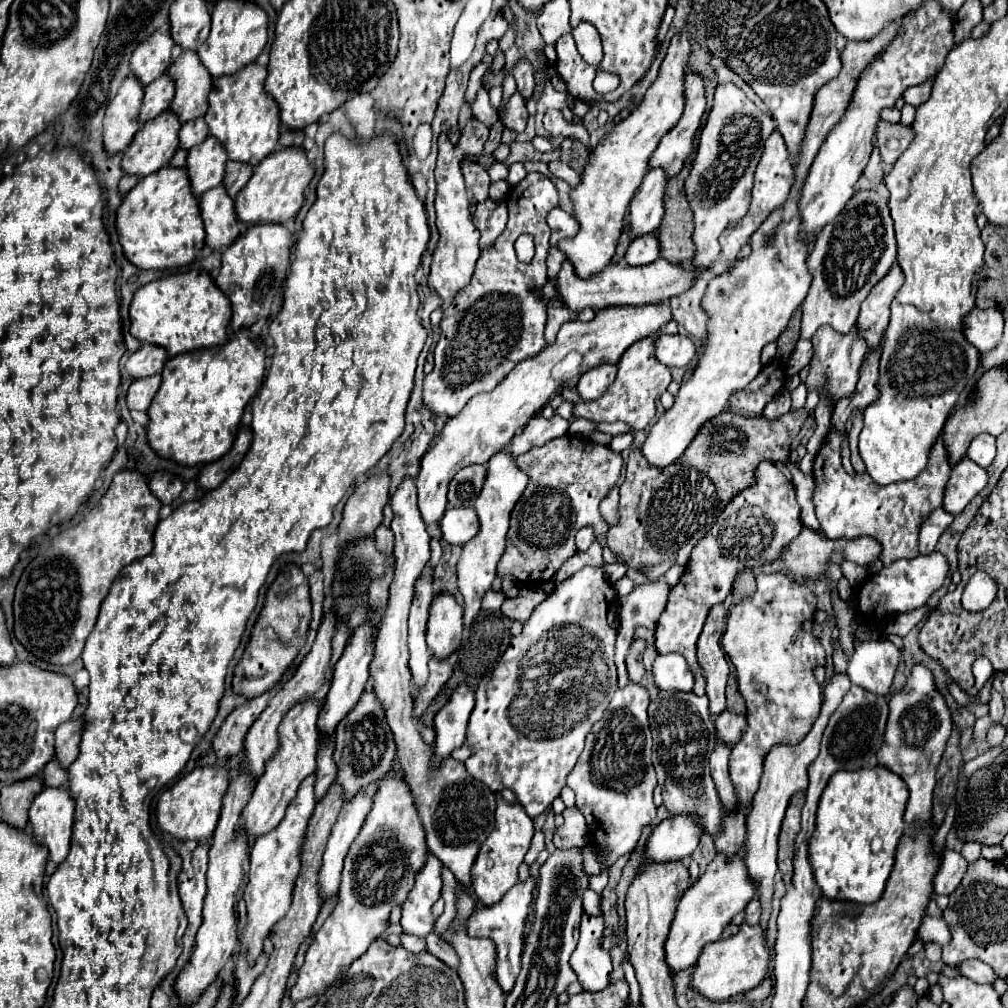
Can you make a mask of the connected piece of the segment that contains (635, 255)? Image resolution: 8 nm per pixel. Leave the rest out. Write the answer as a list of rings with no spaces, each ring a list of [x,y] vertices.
[[[647,233],[647,237],[635,237],[625,253],[625,259],[629,265],[649,265],[659,257],[659,239],[657,233]]]

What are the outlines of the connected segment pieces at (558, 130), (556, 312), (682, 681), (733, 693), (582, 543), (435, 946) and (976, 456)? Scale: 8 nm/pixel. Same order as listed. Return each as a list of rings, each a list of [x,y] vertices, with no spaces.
[[[549,109],[545,113],[545,119],[543,119],[543,125],[549,133],[549,139],[565,139],[565,137],[573,137],[577,141],[581,141],[585,145],[587,151],[593,151],[591,143],[589,143],[589,133],[583,125],[579,123],[565,123],[561,111],[557,109]]]
[[[553,307],[553,309],[549,309],[549,319],[547,319],[547,327],[545,327],[547,343],[555,341],[555,335],[559,331],[559,327],[563,323],[567,323],[569,319],[571,319],[571,313],[569,313],[567,307]]]
[[[677,653],[657,655],[657,659],[653,663],[653,677],[655,677],[655,683],[659,689],[691,691],[693,683],[695,683],[691,667]]]
[[[731,677],[727,683],[727,709],[733,713],[745,713],[745,701],[743,695],[737,689],[737,679]]]
[[[585,527],[577,533],[575,537],[575,545],[577,545],[577,553],[583,553],[589,549],[589,545],[595,541],[595,535],[593,535],[593,529],[591,527]]]
[[[429,933],[429,937],[425,937],[425,943],[427,943],[427,951],[431,951],[437,959],[445,961],[451,969],[457,969],[459,963],[457,963],[457,953],[455,953],[455,949],[453,949],[451,945],[443,943],[439,935]]]
[[[979,435],[971,441],[967,457],[981,467],[989,467],[995,457],[995,437],[993,435]]]

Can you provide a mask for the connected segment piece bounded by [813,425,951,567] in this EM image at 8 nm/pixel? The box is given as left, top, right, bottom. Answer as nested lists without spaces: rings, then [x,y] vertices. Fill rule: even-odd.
[[[831,425],[813,461],[813,477],[815,477],[813,503],[825,537],[829,539],[843,539],[843,537],[853,539],[861,535],[875,537],[883,545],[881,561],[885,567],[905,557],[907,559],[917,557],[921,523],[931,515],[931,511],[943,505],[943,491],[951,473],[941,437],[939,441],[935,441],[935,447],[931,449],[929,469],[925,469],[923,473],[919,473],[919,477],[911,481],[901,481],[887,487],[875,485],[871,477],[851,477],[845,473],[841,463],[841,443],[845,439],[847,433]]]

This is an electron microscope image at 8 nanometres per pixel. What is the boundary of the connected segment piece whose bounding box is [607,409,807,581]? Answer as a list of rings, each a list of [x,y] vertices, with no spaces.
[[[801,409],[799,413],[787,413],[775,421],[767,421],[765,417],[749,419],[729,411],[719,413],[717,417],[707,421],[703,429],[699,429],[695,441],[691,441],[683,457],[667,465],[667,469],[655,469],[653,465],[645,463],[645,457],[639,451],[631,453],[627,463],[627,477],[619,487],[619,521],[607,531],[609,549],[619,553],[619,559],[629,567],[645,571],[651,577],[651,581],[657,581],[675,563],[687,565],[691,549],[701,537],[705,537],[707,529],[717,521],[717,515],[721,513],[719,509],[729,503],[731,495],[753,483],[755,467],[761,461],[777,463],[789,457],[789,445],[799,433],[805,417],[805,409]]]

